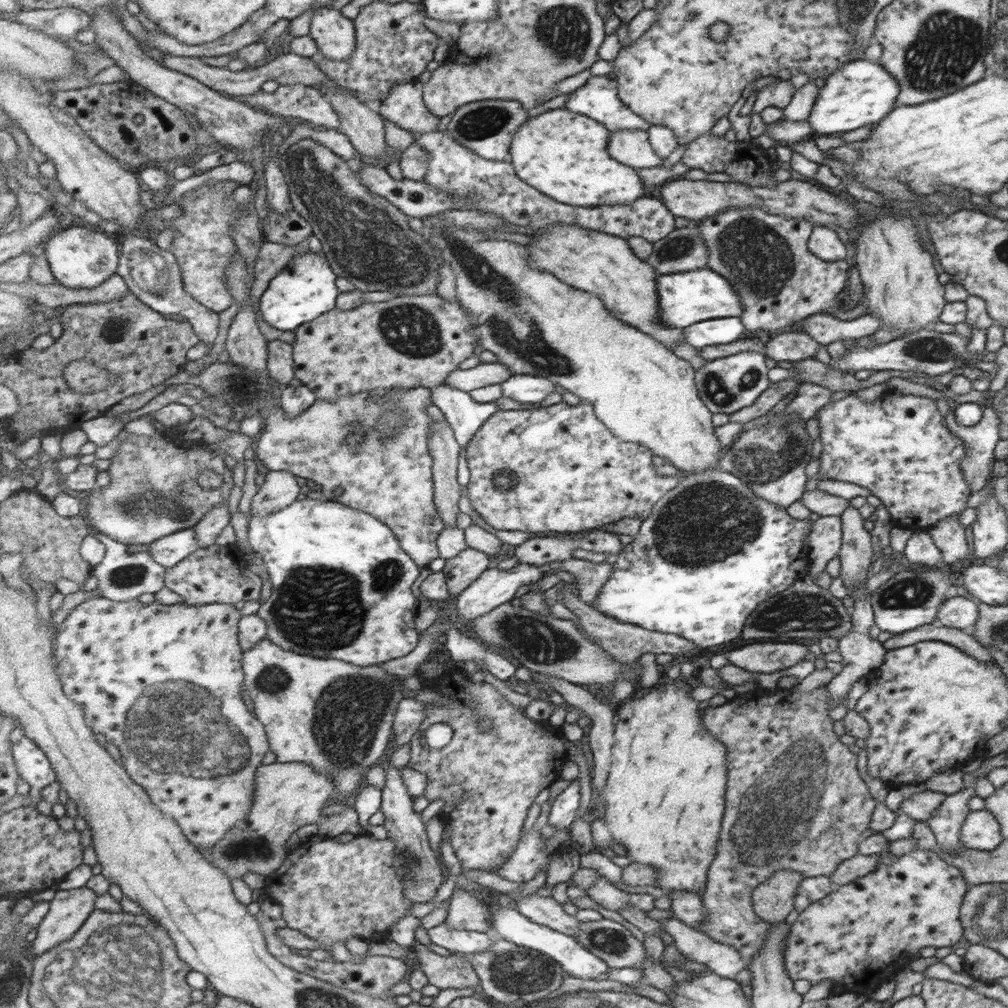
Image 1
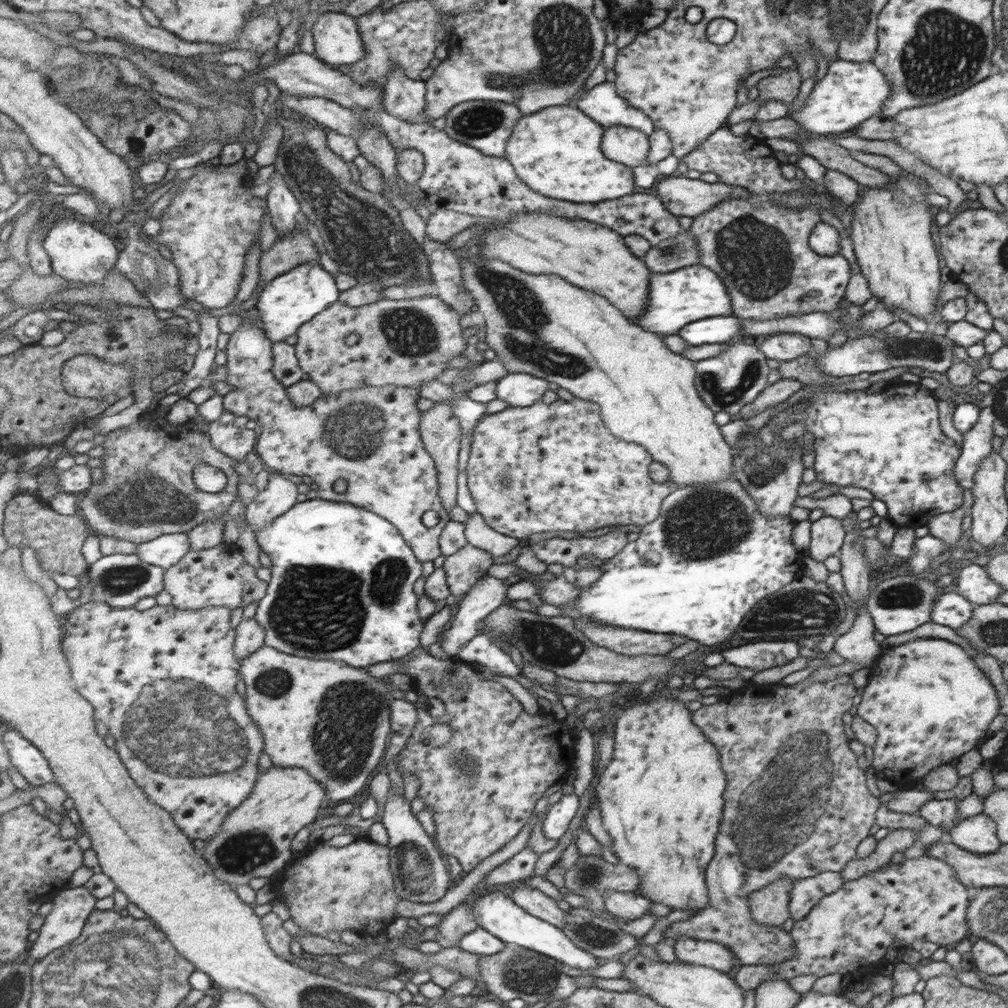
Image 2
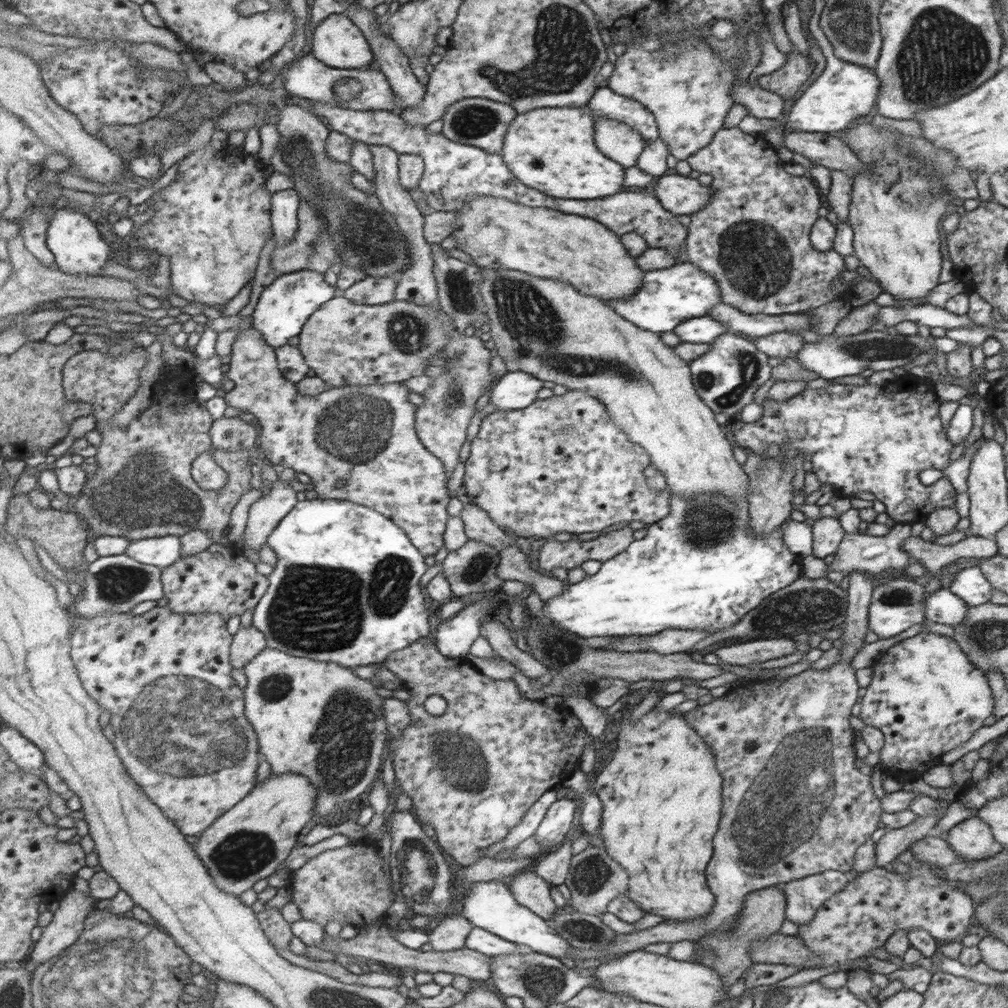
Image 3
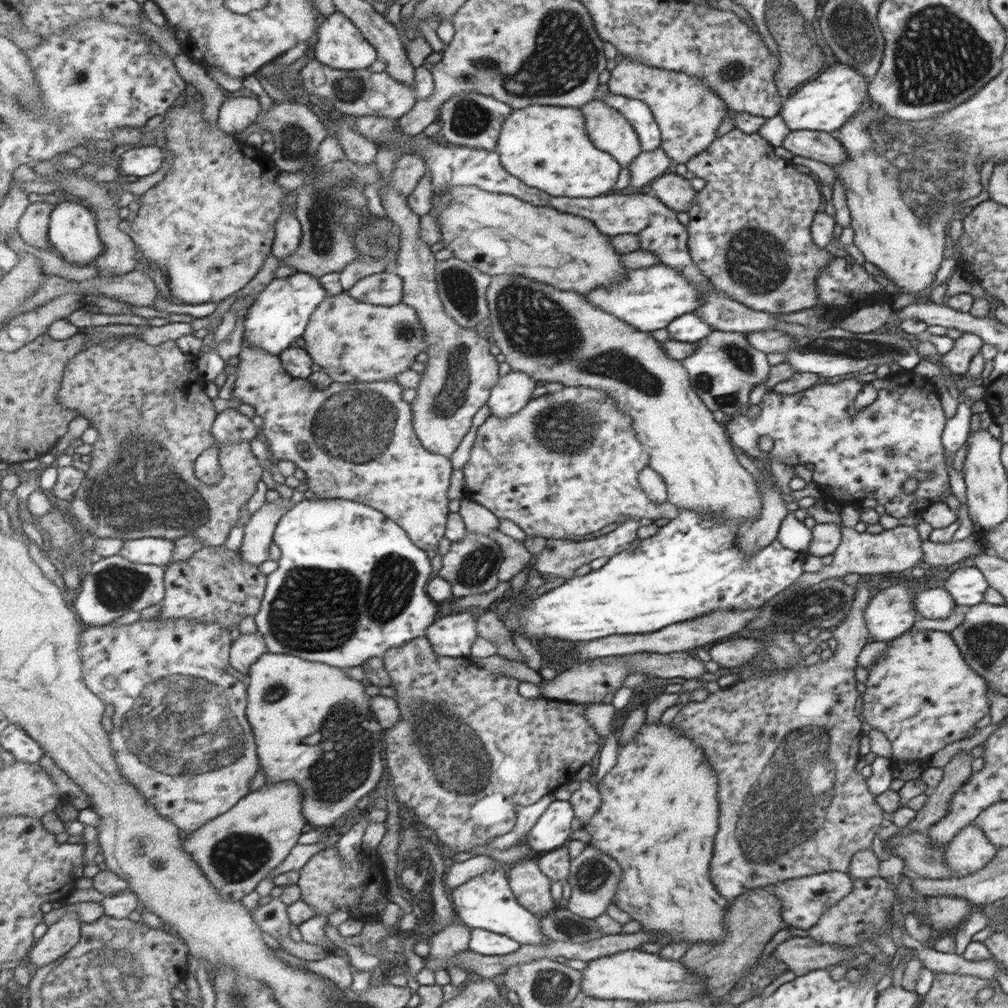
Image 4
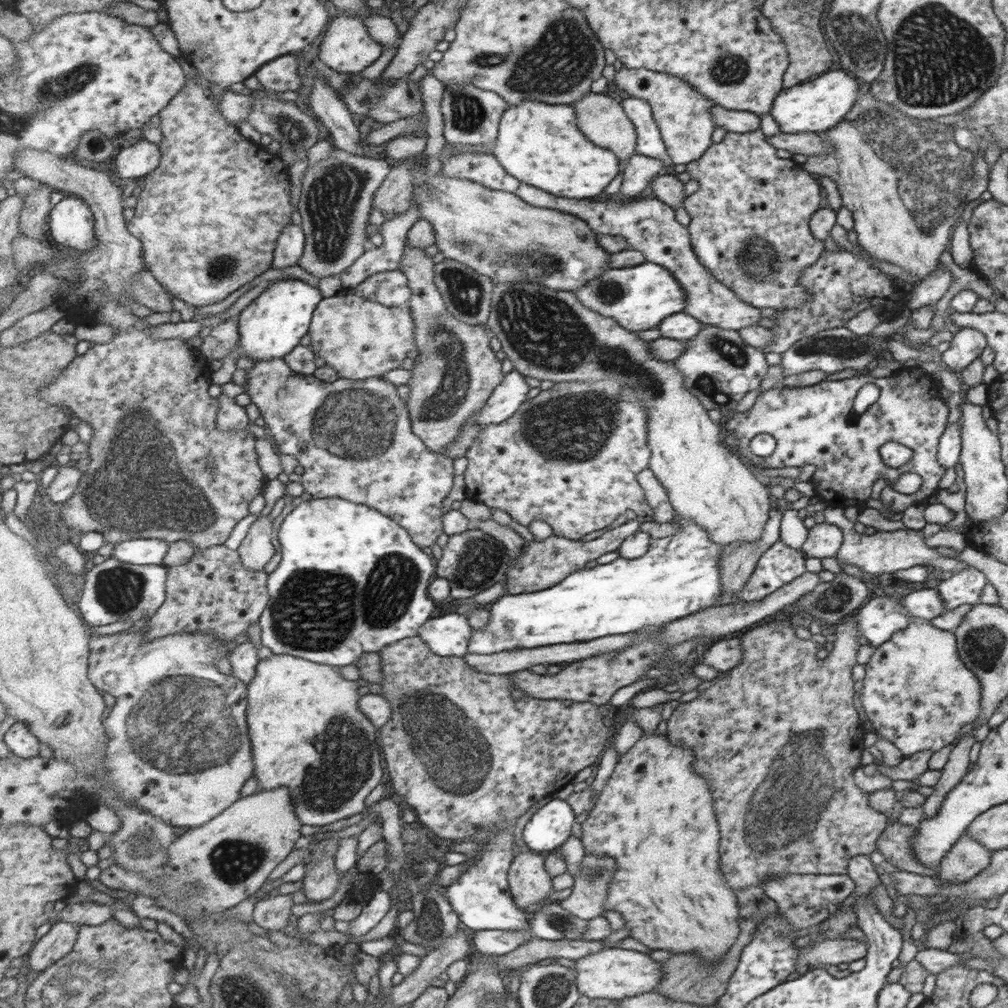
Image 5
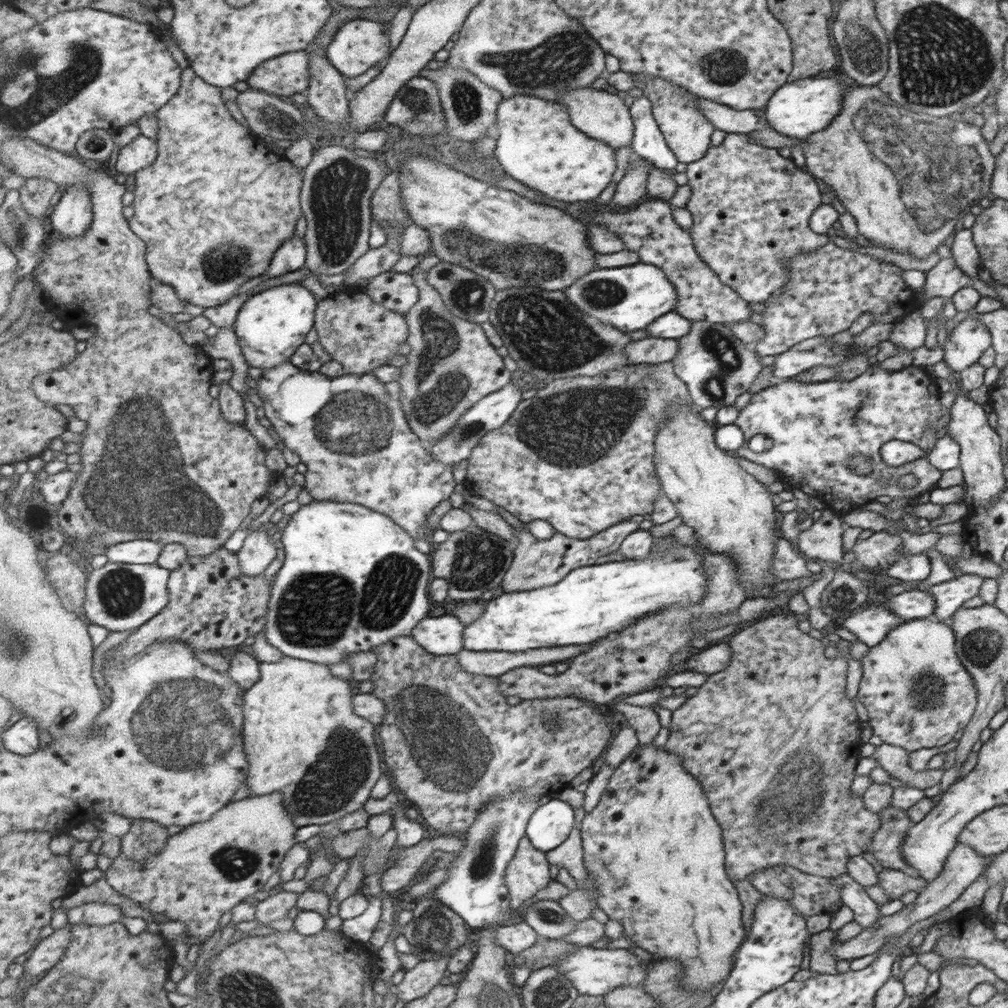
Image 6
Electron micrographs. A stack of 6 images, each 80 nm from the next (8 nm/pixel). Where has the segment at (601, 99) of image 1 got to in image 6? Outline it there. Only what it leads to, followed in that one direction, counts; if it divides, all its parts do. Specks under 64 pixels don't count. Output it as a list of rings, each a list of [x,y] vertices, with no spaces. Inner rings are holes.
[[[643,96],[634,99],[629,104],[629,111],[634,123],[634,136],[630,145],[633,155],[651,161],[652,166],[659,169],[674,168],[677,158],[666,145],[662,131],[654,121],[650,99]]]

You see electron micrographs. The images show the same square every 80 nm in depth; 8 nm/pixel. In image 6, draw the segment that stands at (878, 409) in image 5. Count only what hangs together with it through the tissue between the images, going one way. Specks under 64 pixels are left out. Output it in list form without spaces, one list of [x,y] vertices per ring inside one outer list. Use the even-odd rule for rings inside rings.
[[[876,362],[873,365],[868,365],[868,367],[861,374],[859,374],[859,376],[856,376],[855,378],[852,378],[851,380],[848,380],[848,381],[831,379],[831,380],[826,380],[825,382],[807,382],[807,383],[805,383],[805,382],[797,382],[794,379],[787,378],[785,380],[776,381],[775,384],[768,386],[767,388],[764,388],[763,390],[760,390],[759,392],[752,393],[749,403],[747,403],[747,405],[745,405],[745,407],[743,407],[743,409],[741,409],[737,413],[736,419],[733,420],[733,422],[732,422],[732,424],[735,425],[737,428],[739,428],[739,430],[742,432],[743,438],[745,440],[745,442],[735,451],[735,453],[737,454],[737,456],[739,456],[739,457],[741,457],[747,461],[753,462],[757,465],[761,465],[767,469],[779,471],[778,480],[780,480],[786,487],[795,486],[795,485],[797,485],[797,486],[807,485],[808,487],[813,488],[813,490],[816,492],[817,496],[824,503],[826,500],[853,500],[853,502],[835,502],[835,504],[831,504],[831,503],[826,504],[827,508],[829,510],[832,510],[832,511],[838,511],[838,512],[846,513],[846,512],[851,511],[855,508],[859,508],[859,506],[867,503],[867,500],[871,500],[871,498],[875,498],[875,496],[883,496],[883,495],[889,496],[889,498],[891,498],[891,499],[909,497],[909,500],[913,501],[920,494],[923,494],[924,492],[927,492],[933,488],[936,488],[936,482],[937,482],[937,480],[939,480],[941,471],[935,470],[935,468],[933,468],[933,466],[931,466],[931,464],[929,464],[929,462],[927,462],[927,458],[925,458],[925,456],[932,448],[934,448],[935,440],[937,440],[937,436],[935,436],[935,424],[937,424],[937,420],[939,420],[939,398],[937,398],[937,386],[935,386],[935,382],[933,382],[933,380],[931,380],[931,378],[929,378],[929,376],[927,376],[927,374],[925,374],[925,372],[923,372],[923,370],[921,370],[921,367],[915,368],[915,366],[913,366],[913,365],[908,365],[906,367],[903,367],[902,369],[899,369],[898,371],[884,371],[883,369],[879,369],[879,367],[877,367],[878,364],[879,364],[879,362]],[[755,434],[763,434],[767,438],[770,438],[771,442],[773,443],[771,449],[769,449],[768,451],[765,451],[763,453],[755,453],[755,452],[748,450],[747,441],[749,440],[749,438],[751,436],[755,436]],[[888,440],[901,440],[901,442],[911,442],[911,444],[915,444],[915,446],[918,446],[923,451],[923,455],[921,456],[921,458],[917,458],[917,460],[913,460],[912,462],[907,462],[907,464],[903,464],[902,466],[897,466],[896,468],[892,468],[891,466],[887,466],[881,460],[881,456],[879,456],[879,447],[881,446],[881,444],[883,444],[884,442],[887,442]],[[856,454],[864,454],[865,456],[869,456],[869,461],[871,461],[871,469],[873,469],[873,470],[870,470],[867,474],[864,474],[864,475],[858,475],[857,473],[854,473],[852,470],[849,470],[849,468],[847,468],[847,459],[849,459],[849,456],[855,456]],[[904,474],[913,474],[913,476],[917,479],[917,483],[915,484],[915,486],[913,488],[907,489],[907,490],[902,490],[897,486],[883,486],[882,482],[877,482],[877,480],[879,480],[879,478],[885,478],[885,480],[889,480],[889,484],[896,484],[895,480],[897,480],[897,478],[899,478],[899,476],[903,476]]]

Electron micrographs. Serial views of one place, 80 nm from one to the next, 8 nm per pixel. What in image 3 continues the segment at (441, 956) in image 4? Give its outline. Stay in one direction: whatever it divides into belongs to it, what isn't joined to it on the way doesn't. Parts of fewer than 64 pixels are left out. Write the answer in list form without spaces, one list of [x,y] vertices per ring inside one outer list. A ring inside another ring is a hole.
[[[455,908],[430,933],[429,943],[435,952],[453,952],[466,947],[467,937],[476,926]]]

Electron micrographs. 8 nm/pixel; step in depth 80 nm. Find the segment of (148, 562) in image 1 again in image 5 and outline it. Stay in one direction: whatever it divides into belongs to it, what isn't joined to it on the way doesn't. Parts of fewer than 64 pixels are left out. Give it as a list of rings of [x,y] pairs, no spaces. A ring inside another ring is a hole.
[[[113,556],[108,557],[102,563],[95,565],[88,573],[83,573],[81,585],[81,598],[76,607],[86,619],[86,622],[92,626],[107,626],[119,620],[127,620],[131,618],[141,620],[141,618],[153,618],[154,614],[163,606],[166,601],[166,588],[168,579],[168,567],[163,565],[136,565],[121,562]]]

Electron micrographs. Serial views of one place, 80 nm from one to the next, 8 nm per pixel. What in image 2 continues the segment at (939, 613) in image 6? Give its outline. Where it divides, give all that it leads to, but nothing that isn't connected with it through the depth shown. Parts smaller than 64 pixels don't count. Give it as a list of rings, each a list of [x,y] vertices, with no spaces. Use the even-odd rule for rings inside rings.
[[[976,564],[963,567],[954,585],[957,588],[957,594],[966,598],[973,606],[995,603],[1004,591],[1001,585],[987,576],[982,566]]]

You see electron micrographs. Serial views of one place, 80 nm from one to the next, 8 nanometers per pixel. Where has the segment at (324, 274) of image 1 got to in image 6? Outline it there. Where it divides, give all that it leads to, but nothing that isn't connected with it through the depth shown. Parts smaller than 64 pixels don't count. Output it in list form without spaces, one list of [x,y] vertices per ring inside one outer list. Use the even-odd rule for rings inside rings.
[[[300,282],[271,287],[247,300],[234,330],[249,366],[265,370],[289,362],[315,326],[318,303],[318,296]]]

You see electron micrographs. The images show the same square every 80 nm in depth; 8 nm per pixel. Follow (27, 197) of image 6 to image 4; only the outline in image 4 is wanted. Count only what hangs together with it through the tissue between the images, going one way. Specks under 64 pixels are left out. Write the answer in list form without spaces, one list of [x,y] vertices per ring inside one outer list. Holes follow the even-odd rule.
[[[42,200],[42,202],[32,203],[25,211],[17,231],[27,245],[41,251],[53,252],[48,232],[54,208],[55,206]]]

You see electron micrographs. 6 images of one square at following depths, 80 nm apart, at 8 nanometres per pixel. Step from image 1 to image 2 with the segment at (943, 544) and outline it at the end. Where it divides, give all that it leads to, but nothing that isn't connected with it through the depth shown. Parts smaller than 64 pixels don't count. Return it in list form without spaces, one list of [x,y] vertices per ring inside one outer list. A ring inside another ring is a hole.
[[[968,488],[962,489],[961,506],[953,512],[942,512],[932,516],[924,529],[931,536],[947,542],[948,550],[956,549],[962,544],[961,518],[969,511],[973,504],[972,492]]]

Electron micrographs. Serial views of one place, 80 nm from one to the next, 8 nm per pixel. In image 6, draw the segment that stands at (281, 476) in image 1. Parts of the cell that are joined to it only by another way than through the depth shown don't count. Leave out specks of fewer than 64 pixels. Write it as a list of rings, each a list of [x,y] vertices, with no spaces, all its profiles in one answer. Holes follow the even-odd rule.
[[[270,523],[264,524],[265,529],[255,529],[247,534],[243,546],[237,552],[242,564],[243,574],[257,576],[264,573],[278,557],[280,544],[270,538]]]

